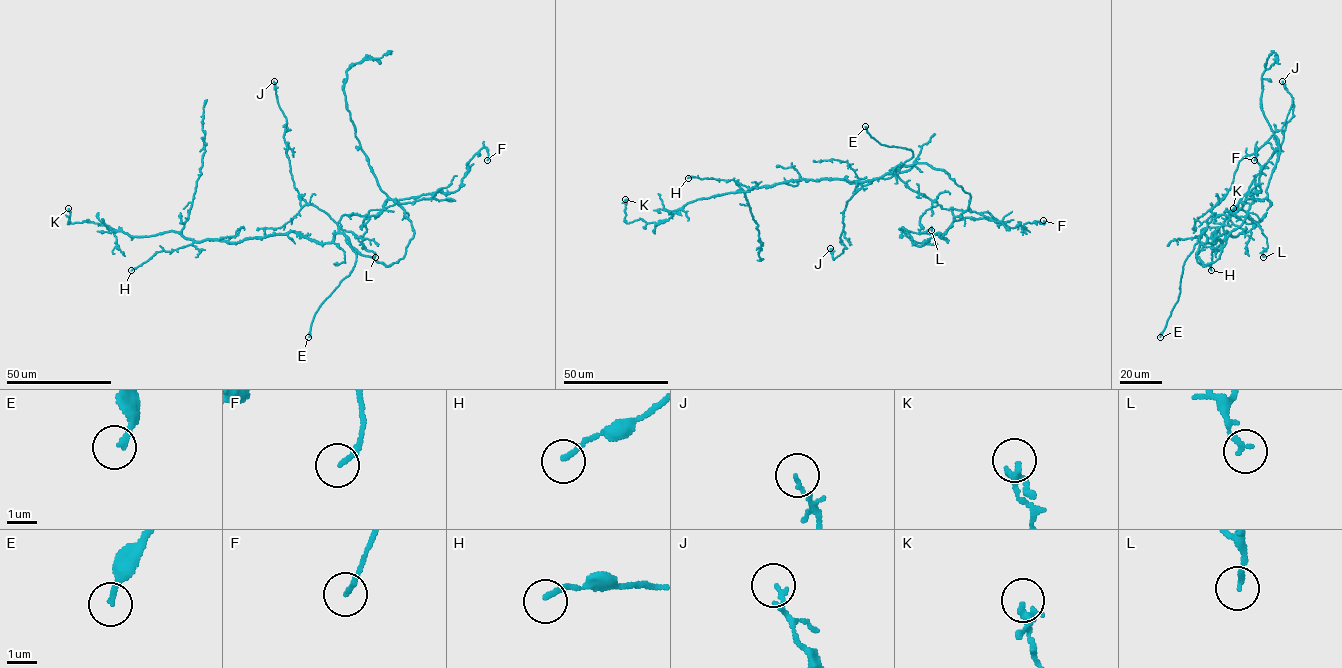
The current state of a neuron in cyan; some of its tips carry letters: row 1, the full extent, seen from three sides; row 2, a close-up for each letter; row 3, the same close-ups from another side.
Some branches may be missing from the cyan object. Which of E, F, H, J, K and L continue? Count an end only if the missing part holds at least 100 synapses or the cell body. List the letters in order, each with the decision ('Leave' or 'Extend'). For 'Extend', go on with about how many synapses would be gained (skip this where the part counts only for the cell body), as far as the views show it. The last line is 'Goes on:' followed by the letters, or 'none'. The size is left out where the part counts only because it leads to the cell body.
E: Extend
F: Leave
H: Leave
J: Leave
K: Leave
L: Leave
Goes on: E

